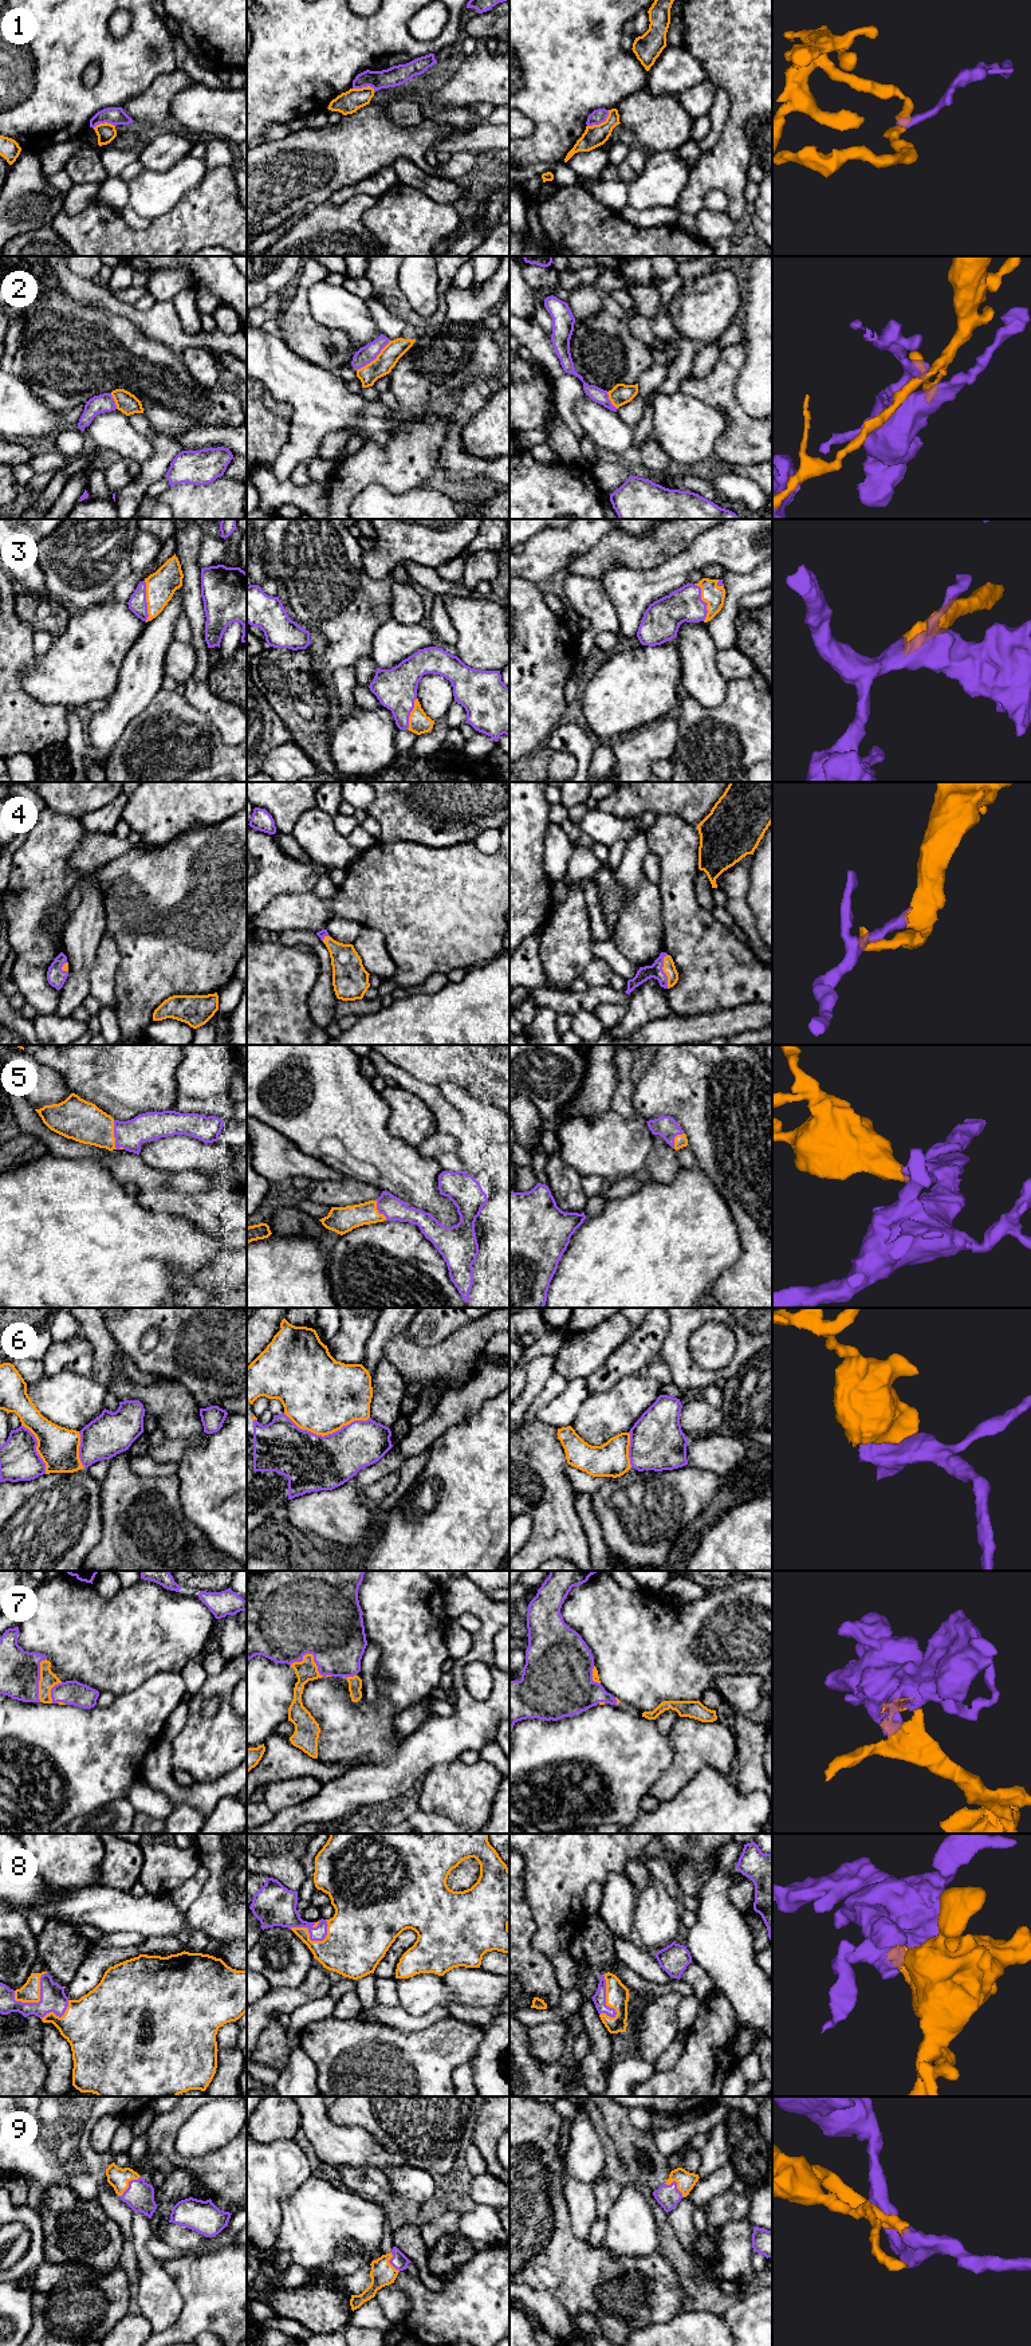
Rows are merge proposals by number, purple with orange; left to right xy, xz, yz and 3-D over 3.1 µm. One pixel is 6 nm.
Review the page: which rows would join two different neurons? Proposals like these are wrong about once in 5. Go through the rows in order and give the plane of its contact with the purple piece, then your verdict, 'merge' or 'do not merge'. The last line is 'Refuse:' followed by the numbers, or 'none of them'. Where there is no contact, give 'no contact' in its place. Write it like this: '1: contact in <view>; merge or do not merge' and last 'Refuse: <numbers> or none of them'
1: contact in yz; do not merge
2: contact in xz; do not merge
3: contact in xy; merge
4: contact in yz; merge
5: contact in xy; merge
6: contact in xz; merge
7: contact in xz; merge
8: contact in xy; merge
9: contact in xy; merge
Refuse: 1, 2

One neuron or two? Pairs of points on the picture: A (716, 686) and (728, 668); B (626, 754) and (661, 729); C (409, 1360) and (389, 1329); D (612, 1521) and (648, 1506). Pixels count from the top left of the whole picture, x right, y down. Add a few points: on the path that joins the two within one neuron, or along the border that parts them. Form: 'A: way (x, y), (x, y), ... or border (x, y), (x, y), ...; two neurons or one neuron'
A: border (716, 649), (716, 665), (725, 680); two neurons
B: way (634, 754), (653, 737); one neuron
C: border (405, 1328), (385, 1346), (384, 1358); two neurons
D: way (621, 1521), (633, 1521), (638, 1516); one neuron

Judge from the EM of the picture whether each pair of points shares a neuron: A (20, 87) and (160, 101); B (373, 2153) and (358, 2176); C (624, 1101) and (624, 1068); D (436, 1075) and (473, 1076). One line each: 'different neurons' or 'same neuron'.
A: different neurons
B: different neurons
C: same neuron
D: same neuron

